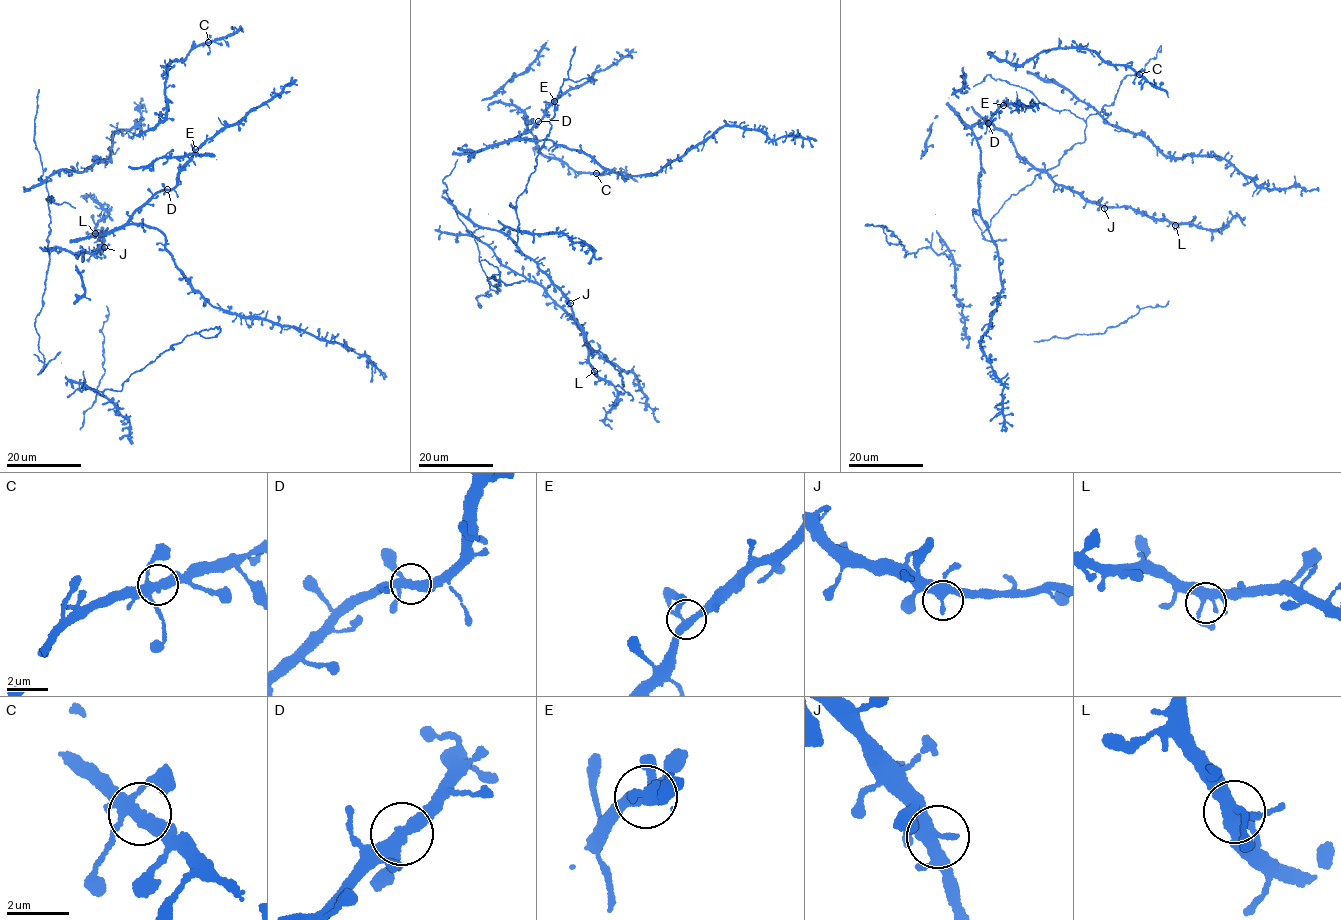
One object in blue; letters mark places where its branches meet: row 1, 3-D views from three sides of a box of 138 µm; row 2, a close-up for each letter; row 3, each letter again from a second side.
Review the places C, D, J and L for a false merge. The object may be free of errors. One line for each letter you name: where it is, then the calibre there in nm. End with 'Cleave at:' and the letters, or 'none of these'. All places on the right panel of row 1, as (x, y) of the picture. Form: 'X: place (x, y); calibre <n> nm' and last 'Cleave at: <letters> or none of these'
Cleave at: none of these

